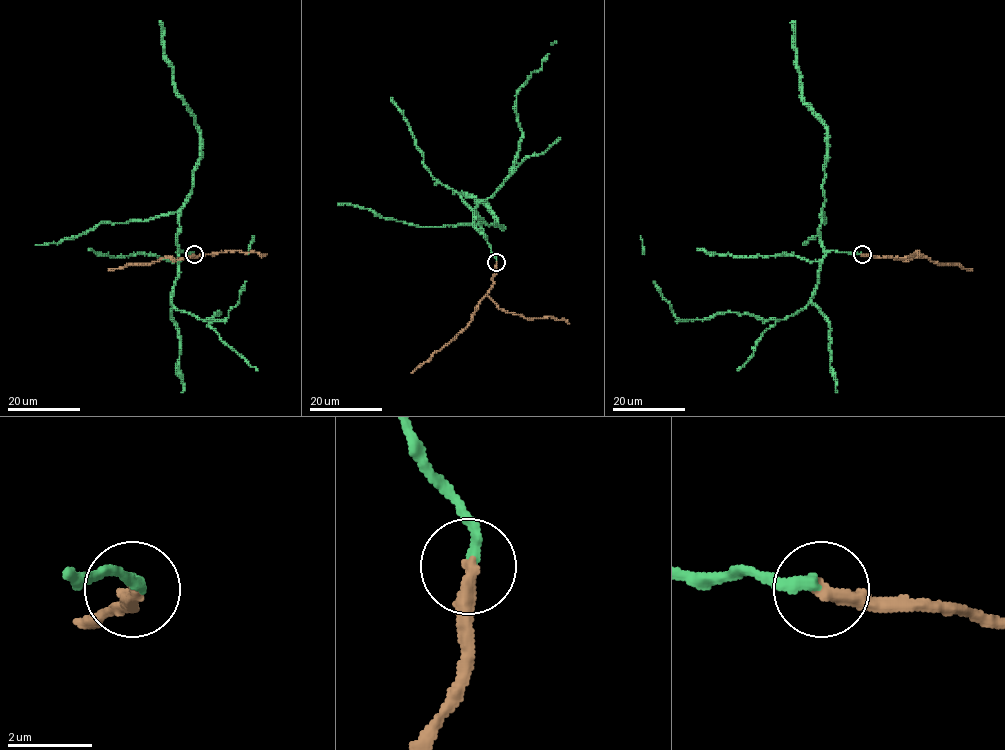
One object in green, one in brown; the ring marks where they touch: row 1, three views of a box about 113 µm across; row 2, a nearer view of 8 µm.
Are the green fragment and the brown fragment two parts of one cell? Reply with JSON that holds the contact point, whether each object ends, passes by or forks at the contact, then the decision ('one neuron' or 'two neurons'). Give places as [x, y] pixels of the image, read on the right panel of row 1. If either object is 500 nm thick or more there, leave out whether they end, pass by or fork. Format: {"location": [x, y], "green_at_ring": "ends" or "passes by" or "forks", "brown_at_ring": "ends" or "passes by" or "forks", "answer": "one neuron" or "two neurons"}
{"location": [862, 254], "green_at_ring": "ends", "brown_at_ring": "ends", "answer": "one neuron"}

